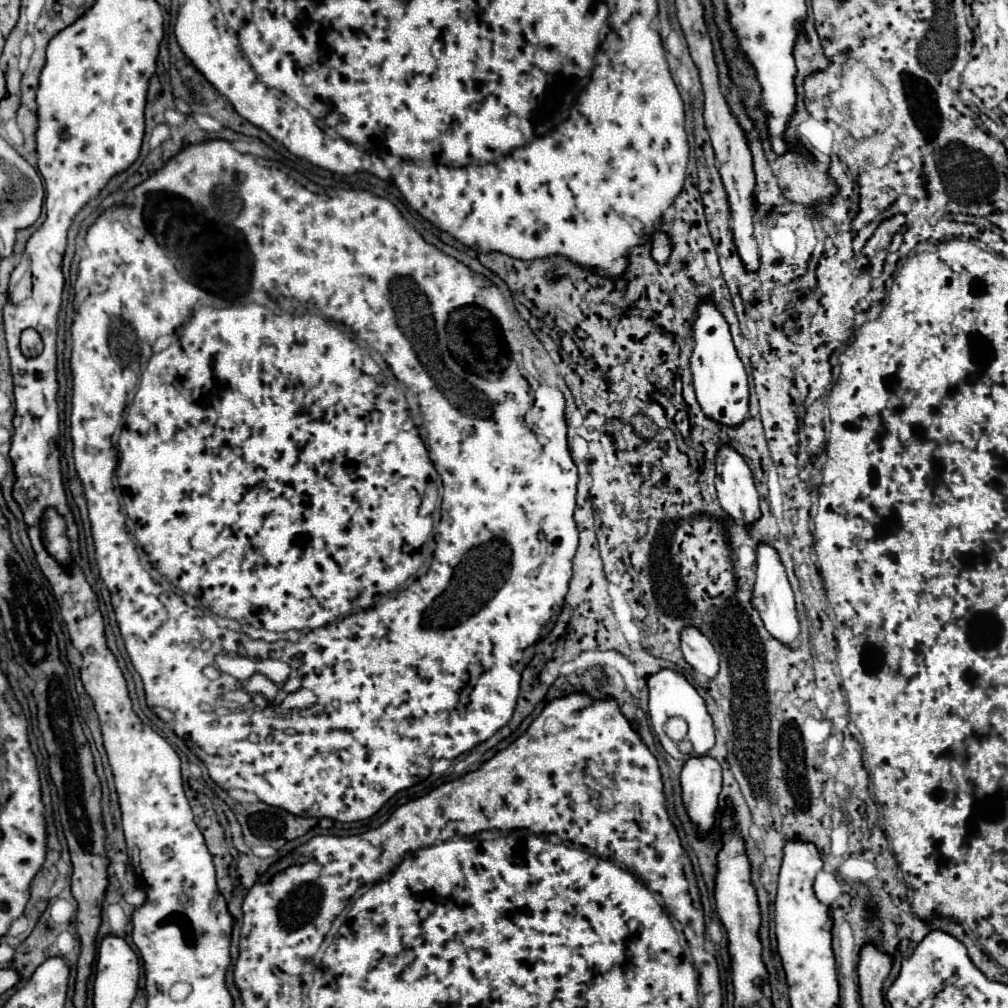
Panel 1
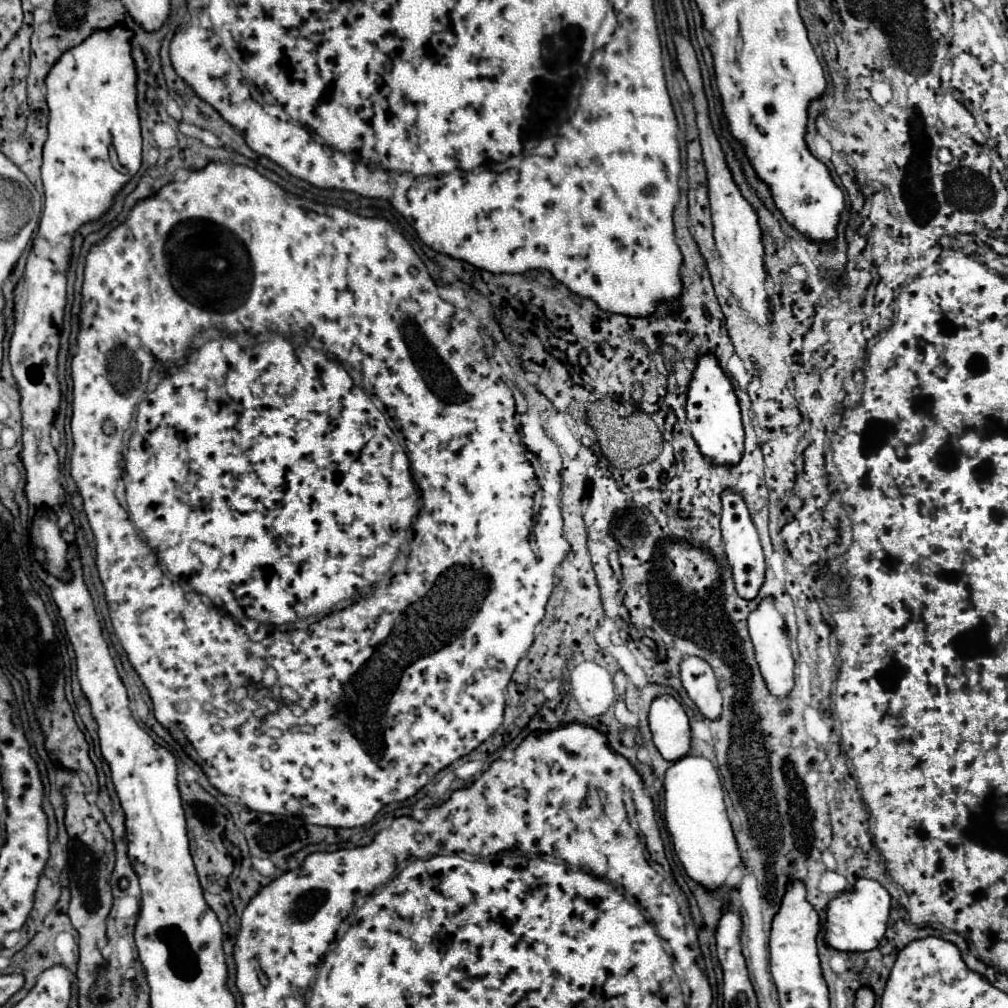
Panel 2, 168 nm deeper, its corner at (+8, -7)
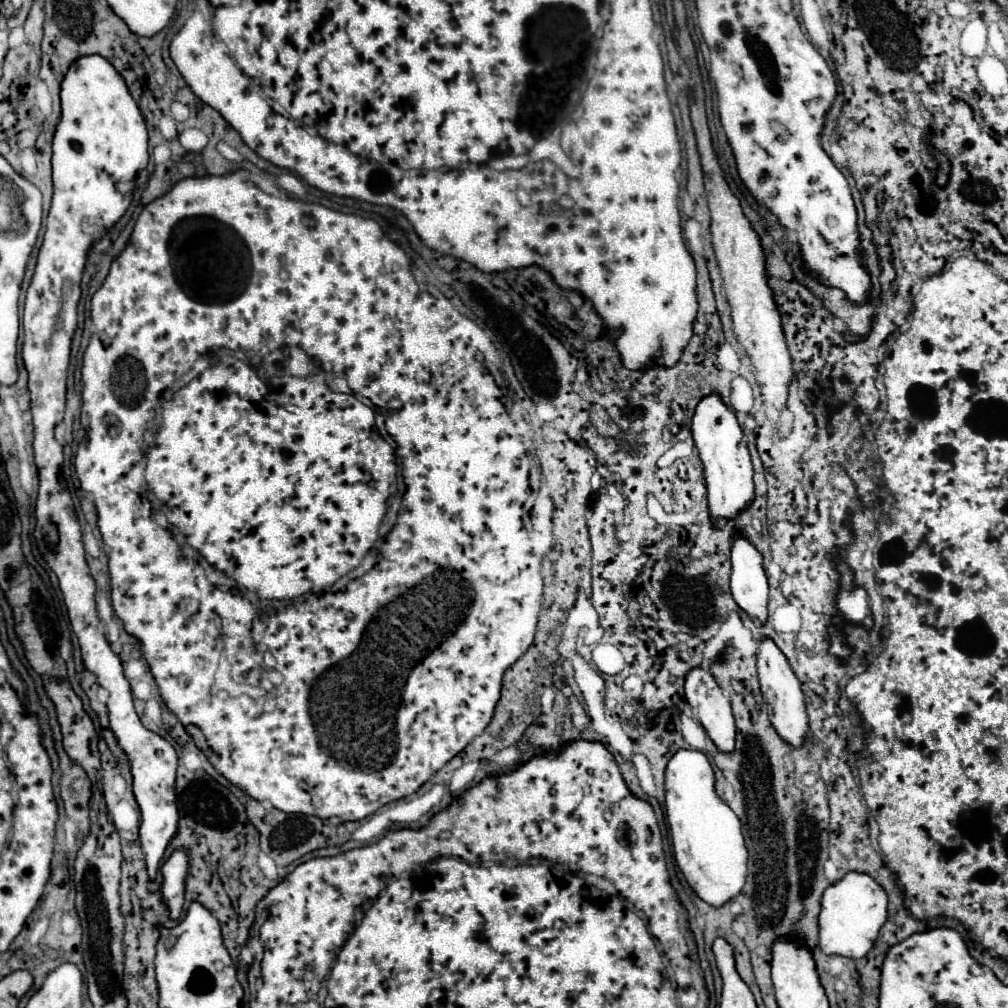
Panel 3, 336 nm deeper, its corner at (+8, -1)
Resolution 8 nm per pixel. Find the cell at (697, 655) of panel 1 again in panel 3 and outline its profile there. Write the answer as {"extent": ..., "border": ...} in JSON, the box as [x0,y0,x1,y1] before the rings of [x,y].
{"extent":[686,669,736,751],"border":[[[692,669],[686,677],[686,701],[696,711],[698,721],[714,741],[718,751],[734,751],[736,725],[730,701],[724,697],[716,679],[706,669]]]}

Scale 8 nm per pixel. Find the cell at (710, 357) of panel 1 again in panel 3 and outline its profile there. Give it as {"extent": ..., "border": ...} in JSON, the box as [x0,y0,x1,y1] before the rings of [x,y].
{"extent":[692,395,754,525],"border":[[[718,395],[704,397],[692,417],[692,437],[704,465],[704,479],[708,487],[706,499],[712,523],[718,525],[722,517],[736,519],[754,501],[754,469],[748,447],[744,443],[744,433],[736,421],[734,411],[726,407]]]}

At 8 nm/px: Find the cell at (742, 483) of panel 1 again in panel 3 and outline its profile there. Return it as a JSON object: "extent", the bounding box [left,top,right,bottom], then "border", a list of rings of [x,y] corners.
{"extent":[730,531,768,623],"border":[[[740,531],[734,535],[732,545],[732,577],[730,591],[736,605],[752,619],[766,623],[768,617],[768,581],[762,569],[762,555],[744,539]]]}

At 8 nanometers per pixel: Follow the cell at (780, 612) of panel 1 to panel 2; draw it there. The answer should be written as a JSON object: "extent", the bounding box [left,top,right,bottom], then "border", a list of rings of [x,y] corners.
{"extent":[748,597,794,697],"border":[[[772,597],[762,599],[758,603],[758,607],[750,613],[748,629],[750,629],[754,649],[756,649],[756,661],[760,665],[762,677],[764,677],[770,693],[776,697],[786,697],[790,693],[790,689],[794,687],[794,657],[792,657],[790,645],[788,645],[784,615],[776,609],[776,603]]]}

